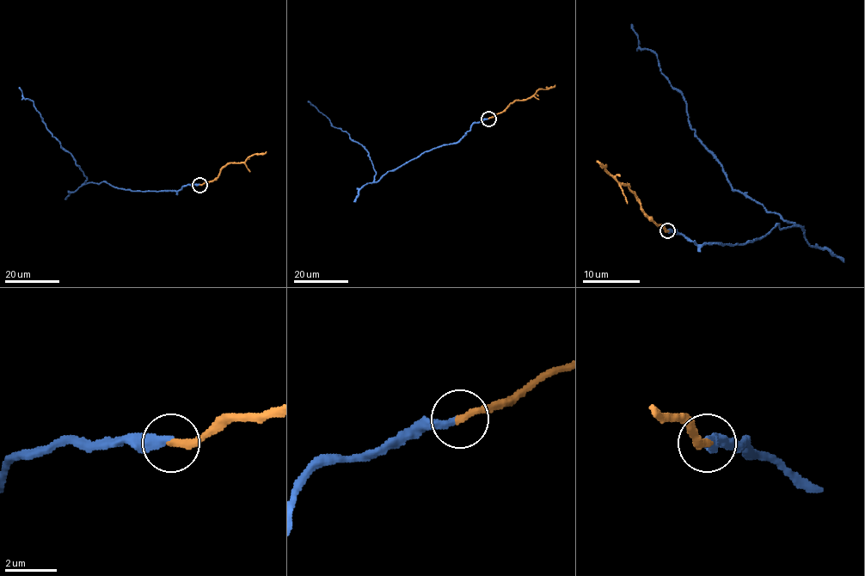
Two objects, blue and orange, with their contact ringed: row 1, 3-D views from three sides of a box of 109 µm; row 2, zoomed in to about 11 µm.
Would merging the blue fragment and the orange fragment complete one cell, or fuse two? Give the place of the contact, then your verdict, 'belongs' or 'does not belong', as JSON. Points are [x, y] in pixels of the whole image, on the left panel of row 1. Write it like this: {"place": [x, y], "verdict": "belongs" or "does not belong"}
{"place": [199, 185], "verdict": "does not belong"}

